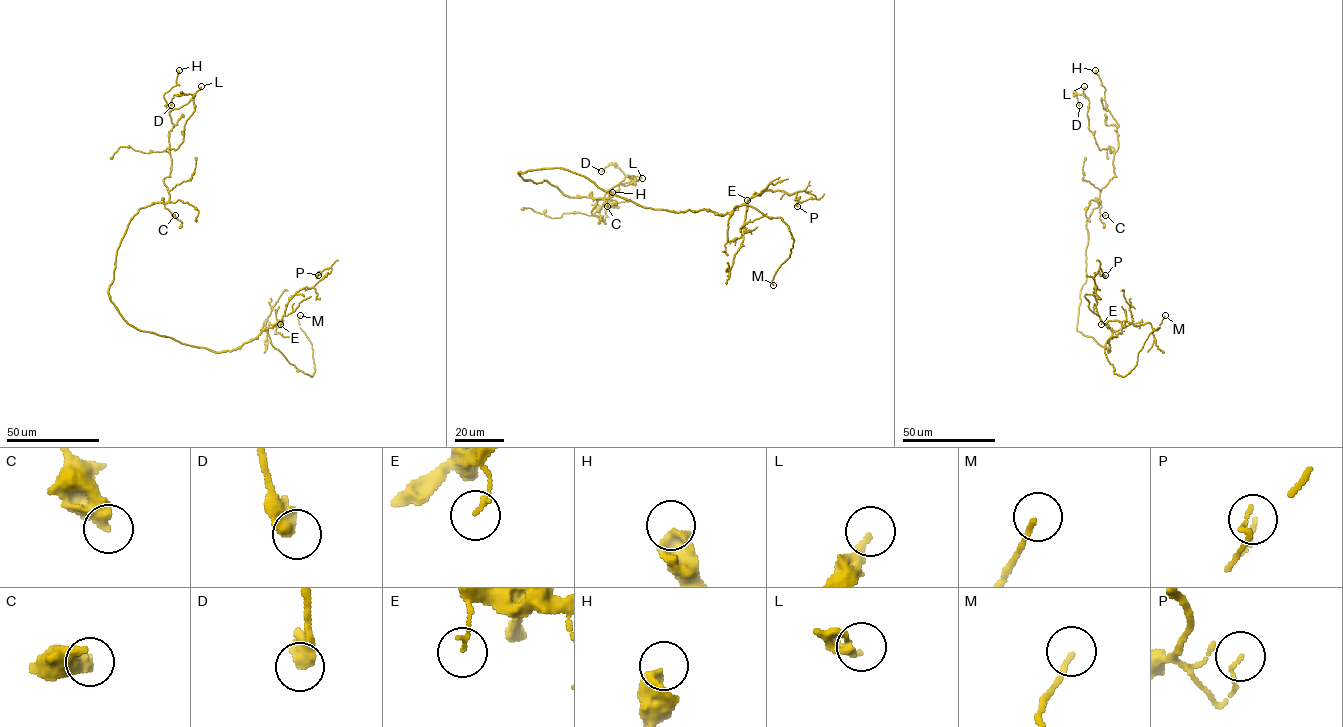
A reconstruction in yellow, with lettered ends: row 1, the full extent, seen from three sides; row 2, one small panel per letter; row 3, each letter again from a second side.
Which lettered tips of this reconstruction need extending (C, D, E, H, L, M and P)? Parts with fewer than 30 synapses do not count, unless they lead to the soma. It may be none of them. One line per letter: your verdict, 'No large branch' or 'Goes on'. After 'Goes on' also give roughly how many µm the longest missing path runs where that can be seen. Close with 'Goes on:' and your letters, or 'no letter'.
C: No large branch
D: No large branch
E: No large branch
H: No large branch
L: No large branch
M: Goes on. Missing length about 20 µm
P: No large branch
Goes on: M

